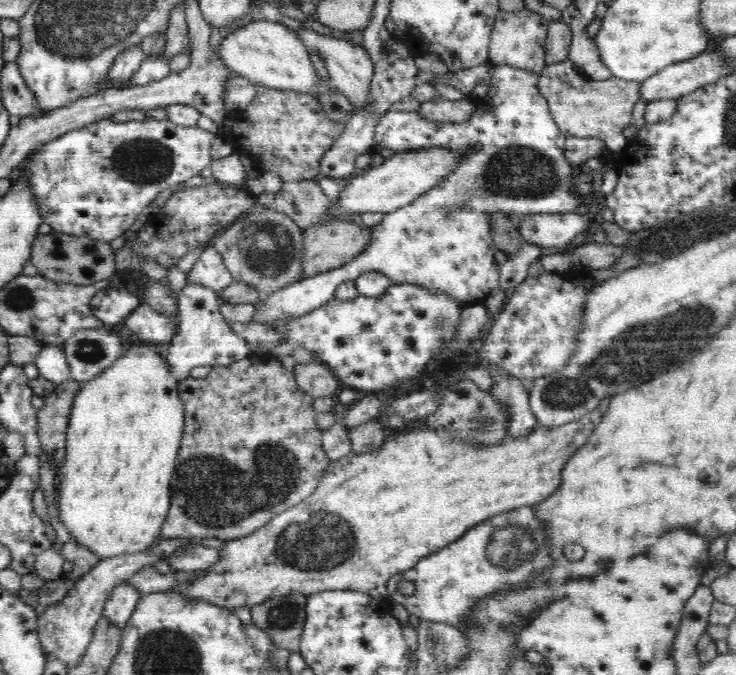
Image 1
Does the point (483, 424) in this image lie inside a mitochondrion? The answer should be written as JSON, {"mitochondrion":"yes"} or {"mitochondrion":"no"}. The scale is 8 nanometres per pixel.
{"mitochondrion":"yes"}

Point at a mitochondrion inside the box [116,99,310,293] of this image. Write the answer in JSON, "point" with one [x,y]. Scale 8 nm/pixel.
{"point":[266,248]}

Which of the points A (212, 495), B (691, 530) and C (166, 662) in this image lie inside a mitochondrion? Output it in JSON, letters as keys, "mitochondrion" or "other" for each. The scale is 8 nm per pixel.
{"A":"mitochondrion","B":"other","C":"mitochondrion"}

